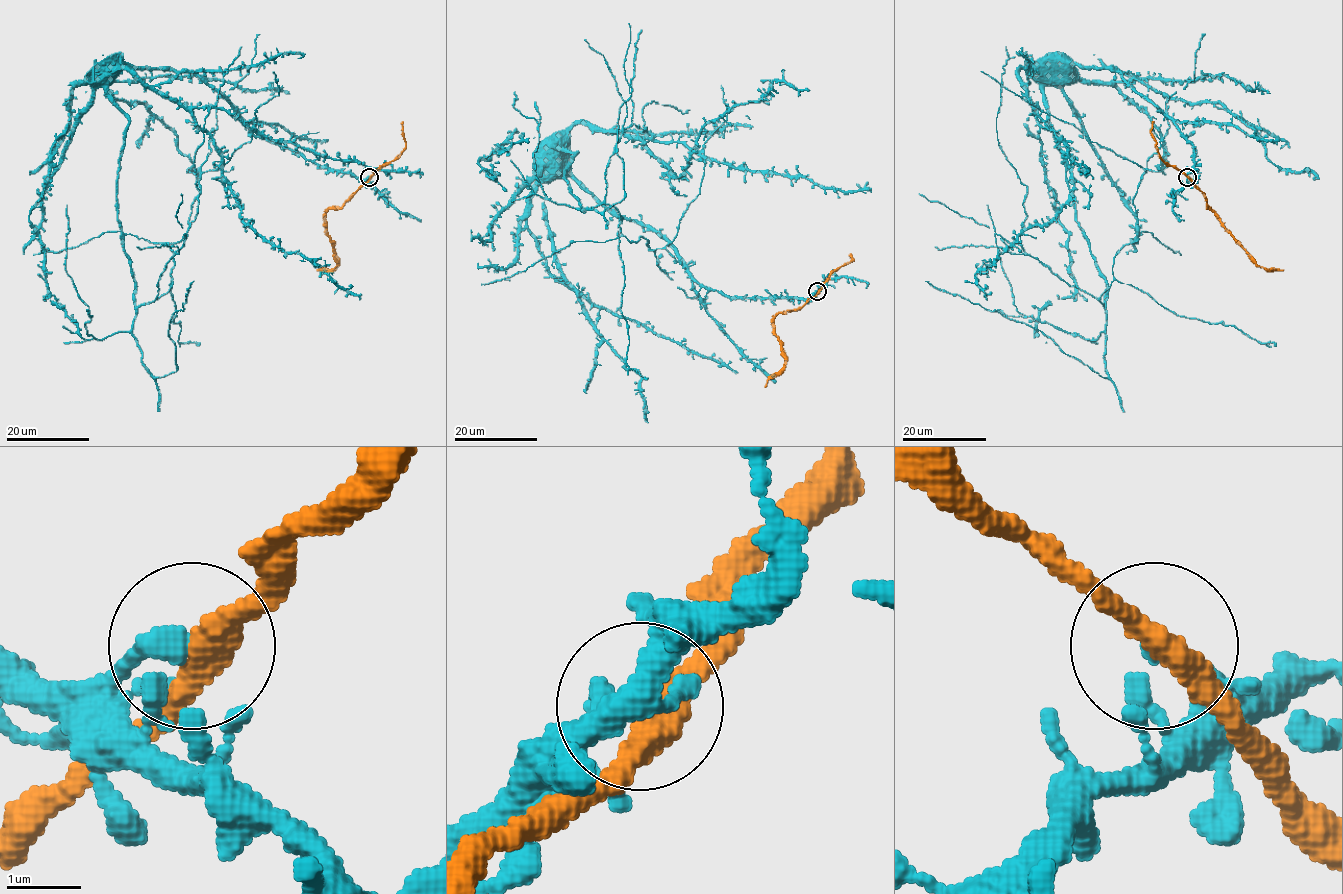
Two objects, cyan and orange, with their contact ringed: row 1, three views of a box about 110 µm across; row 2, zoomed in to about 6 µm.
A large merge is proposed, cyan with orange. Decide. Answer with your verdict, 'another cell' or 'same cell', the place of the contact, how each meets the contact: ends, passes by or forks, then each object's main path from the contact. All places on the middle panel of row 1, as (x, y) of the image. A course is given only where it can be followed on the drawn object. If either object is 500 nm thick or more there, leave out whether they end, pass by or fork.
another cell; at (817, 291); cyan passes by; orange passes by; cyan runs (818, 291), (704, 288), (554, 148), (565, 178), (663, 248), (721, 85); orange runs (818, 291), (803, 306), (779, 312), (773, 318), (773, 333), (784, 360), (783, 366), (765, 387)

